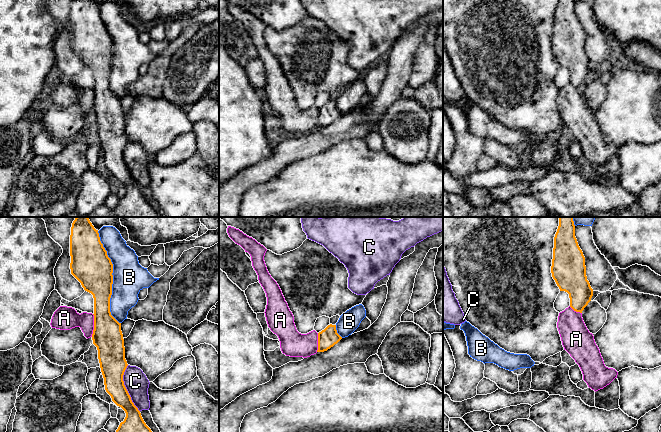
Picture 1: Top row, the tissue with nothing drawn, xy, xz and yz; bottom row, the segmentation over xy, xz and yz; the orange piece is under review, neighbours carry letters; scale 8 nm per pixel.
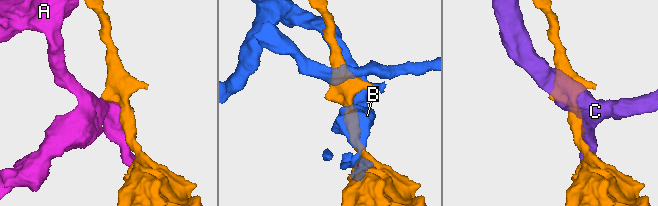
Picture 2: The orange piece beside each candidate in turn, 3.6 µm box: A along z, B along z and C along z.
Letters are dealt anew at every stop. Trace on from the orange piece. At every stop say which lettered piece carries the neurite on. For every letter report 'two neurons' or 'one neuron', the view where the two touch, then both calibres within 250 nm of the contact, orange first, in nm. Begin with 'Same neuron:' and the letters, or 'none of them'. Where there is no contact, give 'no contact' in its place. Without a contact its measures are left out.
Same neuron: none of them
A: two neurons; contact in xy; calibres 240 and 190 nm
B: two neurons; contact in xy; calibres 320 and 280 nm
C: two neurons; contact in xy; calibres 220 and 190 nm

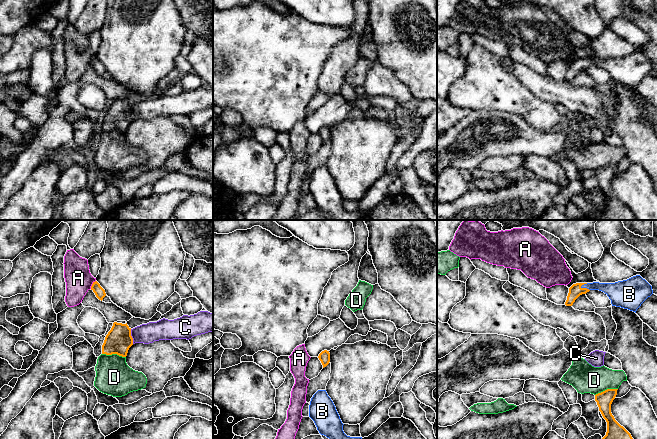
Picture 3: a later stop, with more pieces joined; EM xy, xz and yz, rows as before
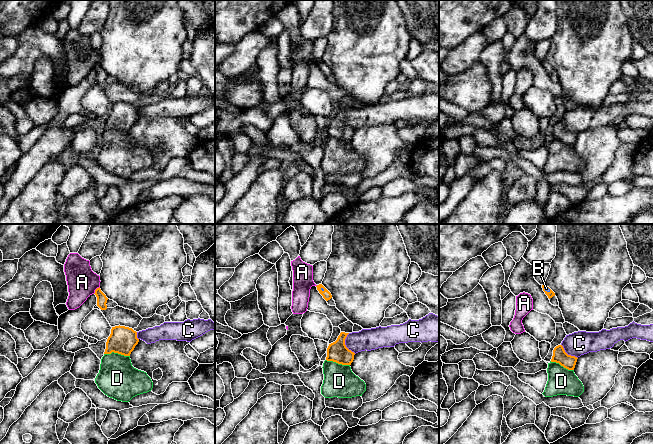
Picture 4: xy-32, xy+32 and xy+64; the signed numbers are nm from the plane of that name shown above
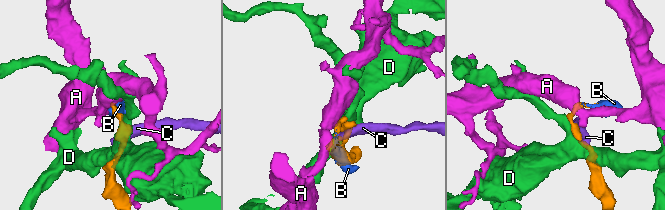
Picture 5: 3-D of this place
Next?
Same neuron: B
A: two neurons; contact in xy; calibres 80 and 220 nm
B: one neuron; contact in yz; calibres 100 and 150 nm
C: two neurons; contact in xy; calibres 200 and 160 nm
D: two neurons; contact in xy; calibres 200 and 300 nm

